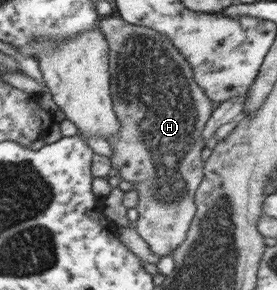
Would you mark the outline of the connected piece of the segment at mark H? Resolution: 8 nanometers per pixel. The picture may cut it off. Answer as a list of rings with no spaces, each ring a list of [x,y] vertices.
[[[106,16],[100,22],[101,34],[109,37],[108,69],[113,69],[113,97],[117,97],[117,113],[121,113],[121,123],[116,137],[106,141],[111,148],[110,165],[118,170],[121,180],[132,183],[137,192],[138,202],[134,207],[137,219],[134,229],[147,243],[149,251],[161,257],[172,253],[186,238],[185,233],[195,215],[194,193],[201,181],[201,138],[203,125],[209,119],[211,103],[189,69],[188,61],[172,42],[157,31],[145,26],[130,25],[119,16]]]

